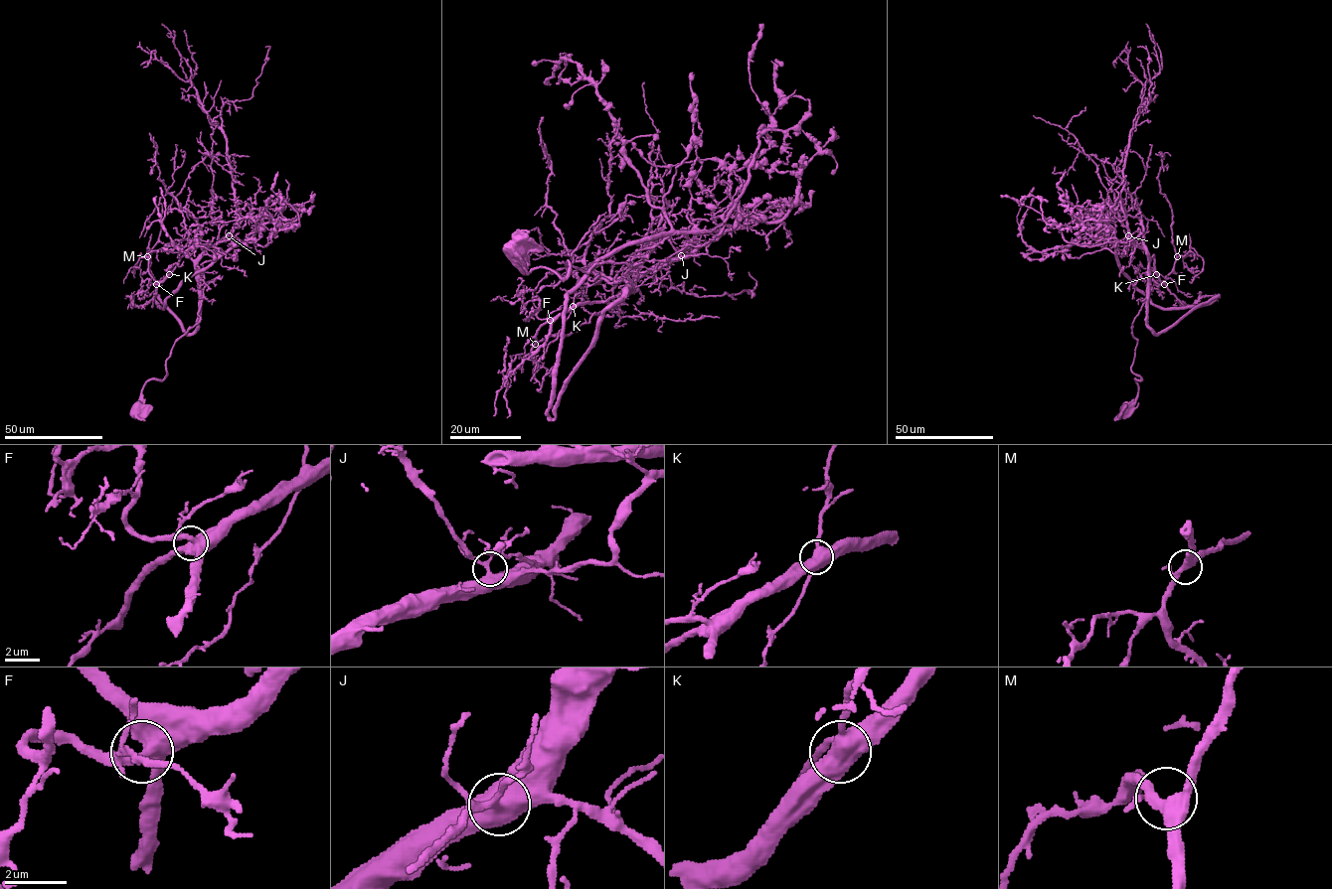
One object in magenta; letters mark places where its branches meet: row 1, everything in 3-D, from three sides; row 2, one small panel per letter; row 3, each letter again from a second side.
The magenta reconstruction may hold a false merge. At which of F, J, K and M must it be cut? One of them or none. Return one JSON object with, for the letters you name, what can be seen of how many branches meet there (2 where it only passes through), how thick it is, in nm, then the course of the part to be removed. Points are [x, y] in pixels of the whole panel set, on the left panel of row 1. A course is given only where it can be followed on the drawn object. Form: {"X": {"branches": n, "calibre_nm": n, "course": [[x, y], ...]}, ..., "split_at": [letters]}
{"split_at": []}

